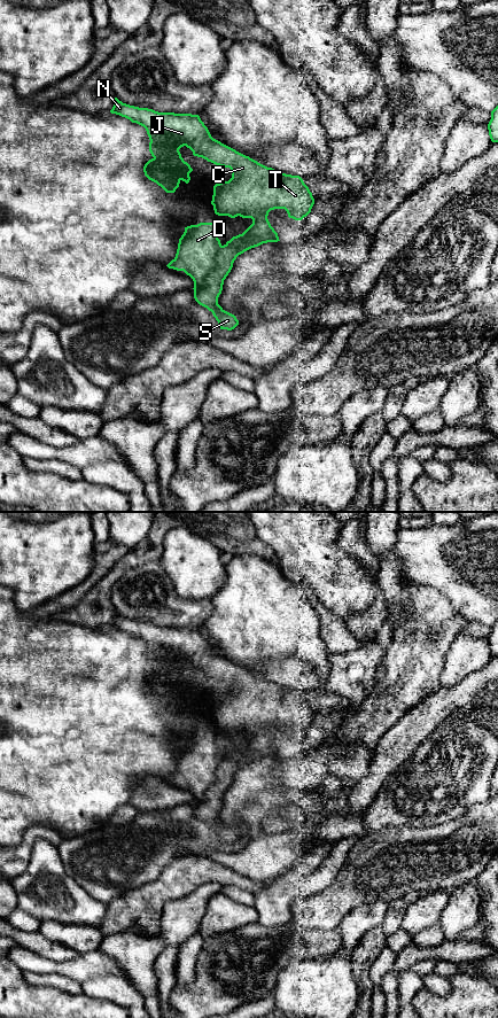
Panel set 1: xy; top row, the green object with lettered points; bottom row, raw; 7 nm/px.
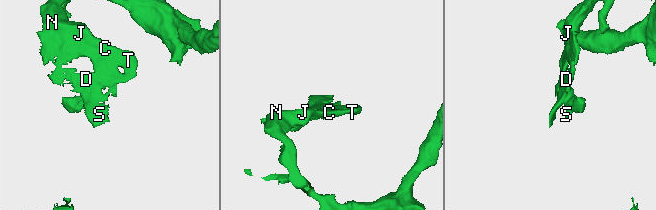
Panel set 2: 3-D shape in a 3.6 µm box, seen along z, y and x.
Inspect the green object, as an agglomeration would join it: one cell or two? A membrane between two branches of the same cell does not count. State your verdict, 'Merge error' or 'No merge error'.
Merge error

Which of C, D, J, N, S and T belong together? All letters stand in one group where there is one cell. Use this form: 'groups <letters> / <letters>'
groups C J N S T / D

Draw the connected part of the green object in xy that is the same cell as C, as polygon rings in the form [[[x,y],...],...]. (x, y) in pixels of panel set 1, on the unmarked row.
[[[115,612],[114,621],[110,627],[125,631],[132,637],[137,637],[146,643],[150,654],[149,666],[154,673],[168,678],[184,678],[185,683],[180,685],[180,693],[186,692],[190,687],[190,679],[184,675],[179,666],[184,660],[189,662],[194,670],[202,671],[216,679],[232,684],[232,692],[228,695],[221,695],[213,700],[211,718],[213,720],[215,728],[231,732],[238,730],[251,732],[252,738],[242,748],[233,751],[221,760],[216,770],[216,782],[208,788],[203,800],[193,803],[195,815],[212,826],[220,844],[234,844],[239,839],[239,834],[234,829],[225,825],[218,818],[224,794],[231,786],[234,775],[239,769],[251,762],[267,756],[280,755],[278,747],[267,733],[269,726],[274,723],[285,723],[289,732],[302,735],[311,726],[314,718],[312,707],[299,690],[286,689],[272,682],[267,682],[213,653],[199,629],[158,627],[153,623],[123,617],[117,612]]]

